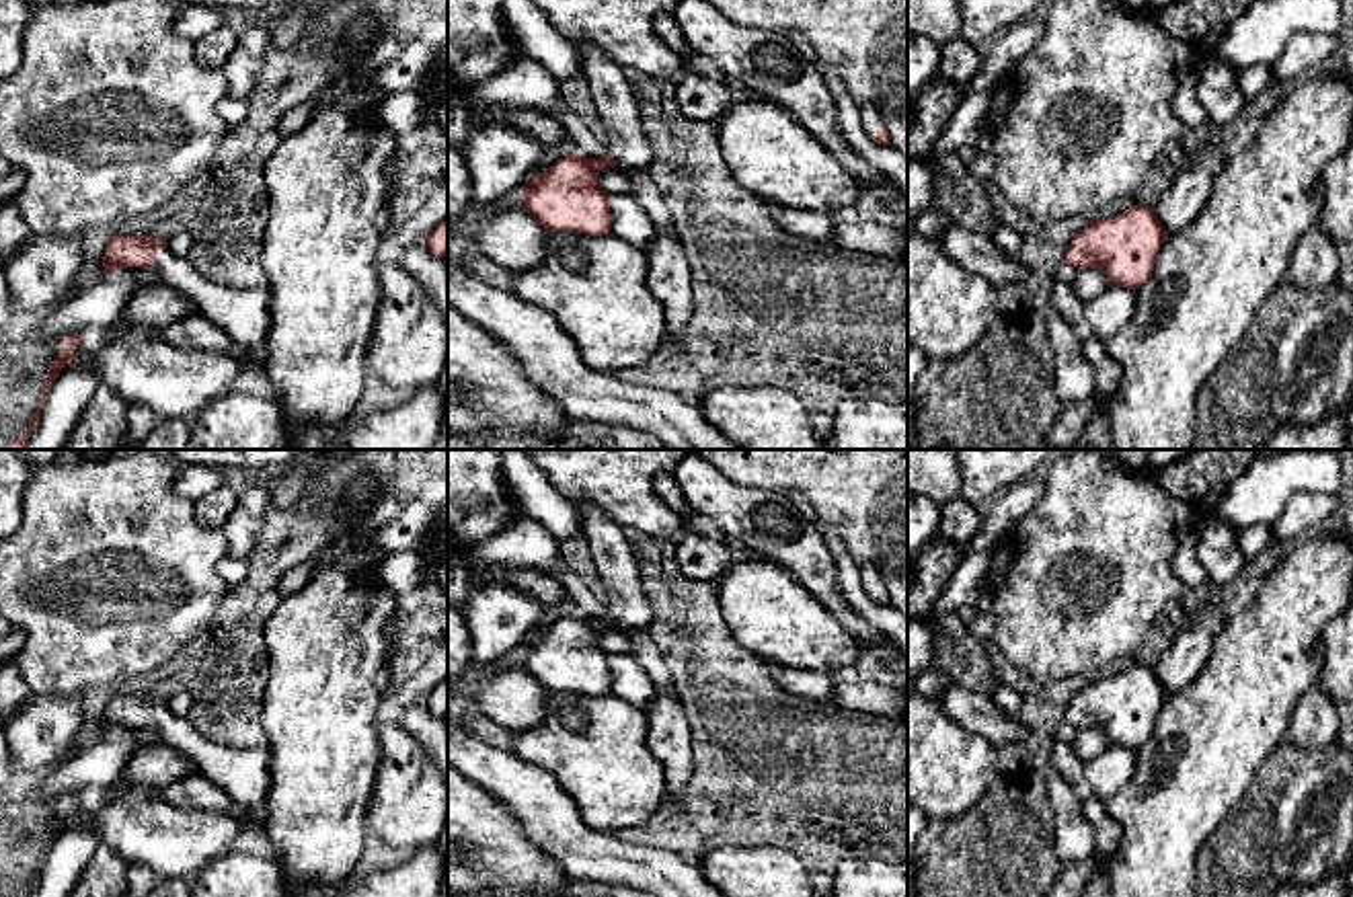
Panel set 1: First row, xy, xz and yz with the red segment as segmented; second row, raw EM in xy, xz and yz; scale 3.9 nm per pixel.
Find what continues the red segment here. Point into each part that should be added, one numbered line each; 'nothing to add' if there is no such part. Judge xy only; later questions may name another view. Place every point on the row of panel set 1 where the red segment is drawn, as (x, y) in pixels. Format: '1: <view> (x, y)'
1: xy (243, 315)

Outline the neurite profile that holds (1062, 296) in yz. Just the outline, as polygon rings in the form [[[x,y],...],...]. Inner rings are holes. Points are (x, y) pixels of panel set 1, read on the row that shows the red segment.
[[[1055,281],[1049,289],[1049,306],[1057,310],[1068,322],[1076,324],[1082,318],[1084,302],[1068,281]]]

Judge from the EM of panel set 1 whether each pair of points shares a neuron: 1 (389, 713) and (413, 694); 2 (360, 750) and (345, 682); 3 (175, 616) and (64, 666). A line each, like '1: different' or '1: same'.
1: same
2: same
3: same

